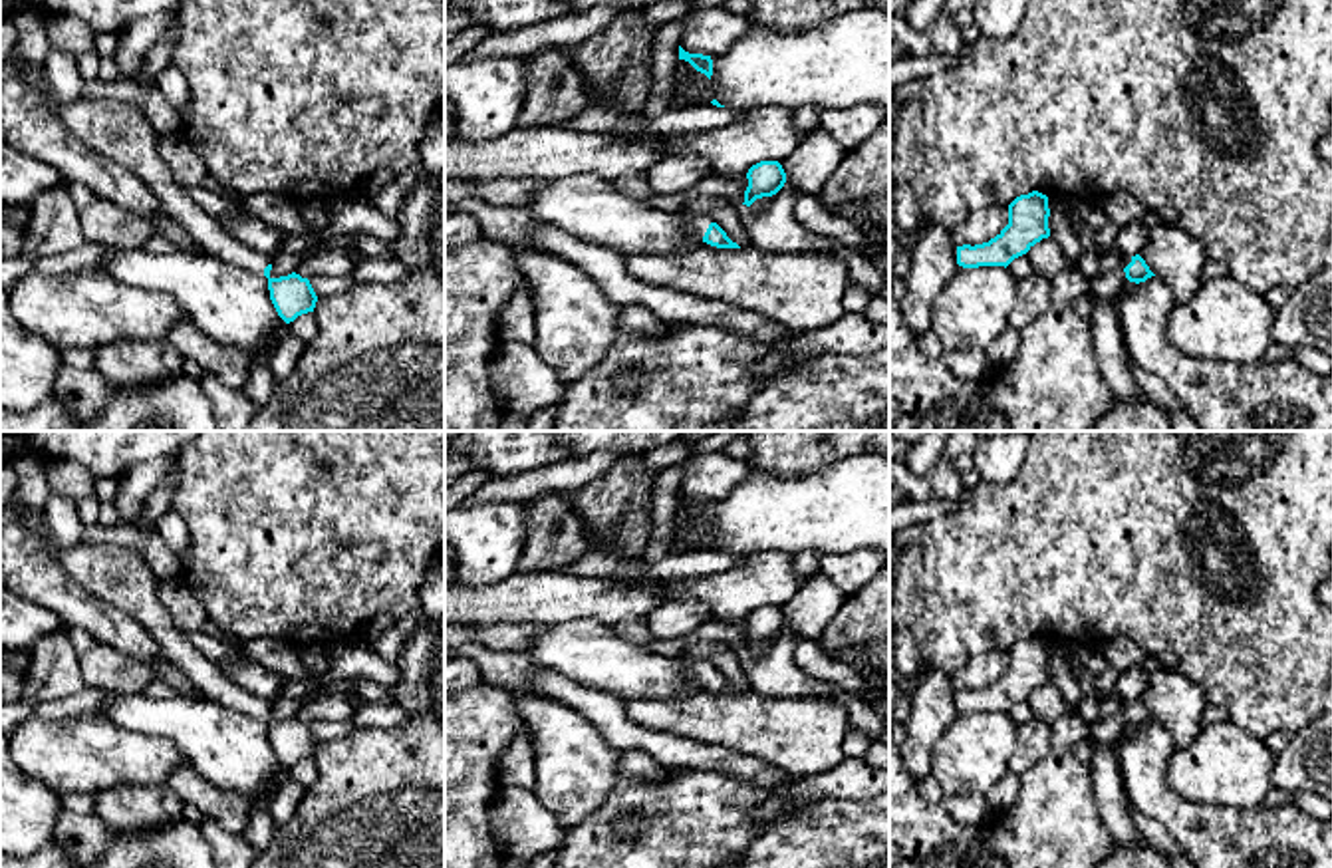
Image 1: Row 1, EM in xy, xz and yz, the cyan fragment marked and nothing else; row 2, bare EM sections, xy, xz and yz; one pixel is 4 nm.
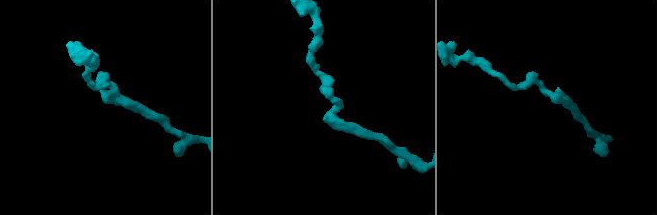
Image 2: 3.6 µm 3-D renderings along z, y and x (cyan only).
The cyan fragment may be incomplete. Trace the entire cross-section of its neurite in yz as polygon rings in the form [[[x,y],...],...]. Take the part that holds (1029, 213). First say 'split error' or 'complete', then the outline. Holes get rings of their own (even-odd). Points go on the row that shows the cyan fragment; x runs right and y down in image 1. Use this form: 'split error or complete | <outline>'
complete | [[[1032,191],[1008,205],[1008,224],[989,242],[957,246],[957,264],[963,268],[1008,266],[1036,242],[1050,236],[1048,197]]]

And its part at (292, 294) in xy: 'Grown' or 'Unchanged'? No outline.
Grown

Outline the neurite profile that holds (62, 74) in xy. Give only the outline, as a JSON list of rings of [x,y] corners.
[[[52,50],[44,62],[44,72],[50,93],[58,103],[71,103],[81,97],[83,79],[75,58],[66,52]]]

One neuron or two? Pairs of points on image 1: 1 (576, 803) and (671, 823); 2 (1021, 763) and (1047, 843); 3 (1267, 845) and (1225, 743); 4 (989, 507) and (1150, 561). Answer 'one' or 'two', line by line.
1: two
2: two
3: two
4: one

